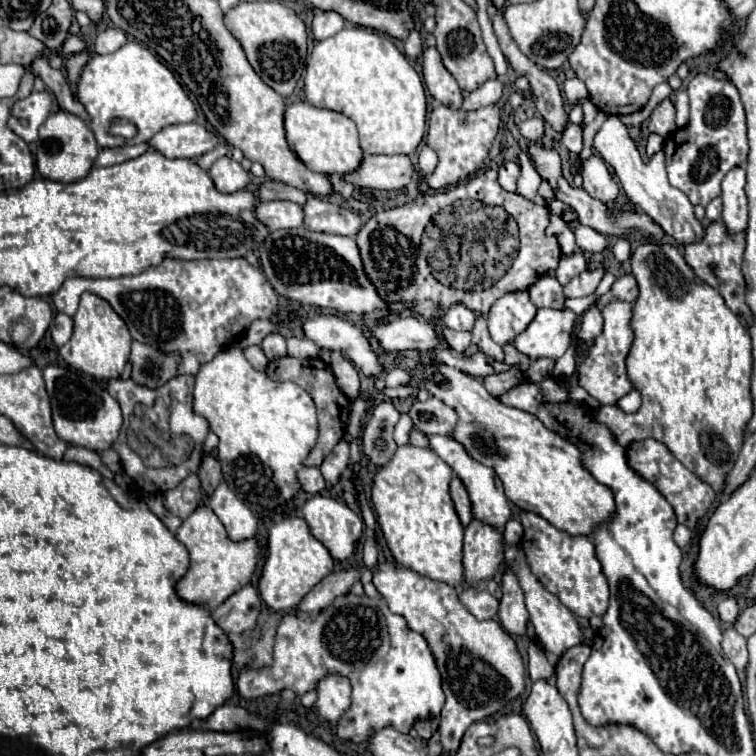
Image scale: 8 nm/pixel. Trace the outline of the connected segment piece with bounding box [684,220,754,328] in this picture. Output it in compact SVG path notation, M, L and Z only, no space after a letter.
M722 220L718 222L710 222L704 230L704 236L698 242L692 242L688 246L684 246L684 260L686 264L694 270L694 274L704 280L706 284L710 284L712 288L716 288L726 306L740 314L746 322L746 326L750 328L754 324L754 314L750 310L750 306L746 304L746 280L742 276L742 254L744 254L744 246L746 246L746 238L744 238L744 230L730 234L726 224Z

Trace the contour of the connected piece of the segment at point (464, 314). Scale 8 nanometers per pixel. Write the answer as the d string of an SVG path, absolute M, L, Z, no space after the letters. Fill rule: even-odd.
M454 304L444 312L440 322L454 330L470 330L470 312L472 310L466 308L464 304Z

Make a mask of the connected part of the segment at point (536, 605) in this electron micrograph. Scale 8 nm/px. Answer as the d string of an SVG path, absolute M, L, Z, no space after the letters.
M508 546L506 552L504 552L504 556L506 556L506 562L512 562L512 568L516 570L516 574L520 578L520 586L522 586L522 590L526 594L526 608L528 608L530 620L532 620L532 624L536 628L536 638L542 642L542 646L546 650L554 652L556 656L562 656L572 646L582 644L584 630L582 630L578 618L554 594L550 594L548 590L544 590L544 586L534 578L534 574L530 572L530 568L528 568L528 564L524 560L524 552L518 550L516 546Z

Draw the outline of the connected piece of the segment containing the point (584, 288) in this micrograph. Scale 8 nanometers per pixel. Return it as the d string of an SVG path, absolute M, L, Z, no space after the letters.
M604 268L584 270L580 276L572 278L572 280L564 286L564 296L576 298L576 296L590 296L590 294L594 294L594 290L596 290L596 286L600 284L600 280L602 280L604 274L606 274Z

